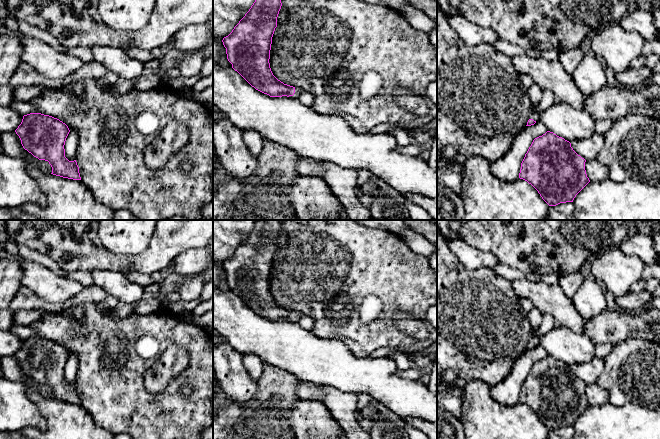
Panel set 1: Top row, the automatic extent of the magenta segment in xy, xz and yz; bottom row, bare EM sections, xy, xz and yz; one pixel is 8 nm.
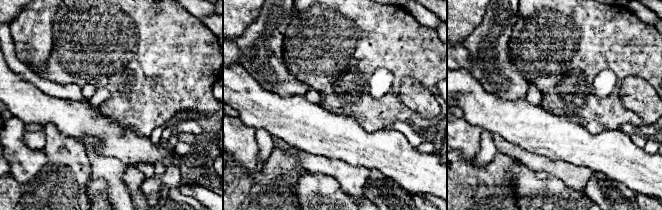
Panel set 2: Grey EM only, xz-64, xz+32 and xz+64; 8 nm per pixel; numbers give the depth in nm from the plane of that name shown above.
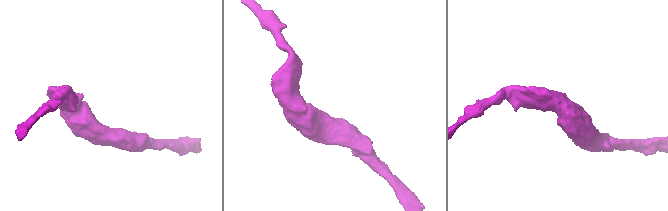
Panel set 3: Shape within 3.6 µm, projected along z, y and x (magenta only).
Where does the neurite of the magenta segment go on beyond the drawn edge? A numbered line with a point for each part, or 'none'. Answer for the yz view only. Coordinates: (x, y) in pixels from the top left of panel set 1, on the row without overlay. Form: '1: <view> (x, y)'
1: yz (533, 339)

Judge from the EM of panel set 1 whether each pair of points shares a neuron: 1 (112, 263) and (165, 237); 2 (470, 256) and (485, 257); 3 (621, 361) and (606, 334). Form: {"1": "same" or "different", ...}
{"1": "same", "2": "same", "3": "different"}

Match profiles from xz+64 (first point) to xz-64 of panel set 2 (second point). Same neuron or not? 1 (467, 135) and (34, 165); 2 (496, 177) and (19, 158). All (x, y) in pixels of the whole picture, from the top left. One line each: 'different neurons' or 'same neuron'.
1: same neuron
2: different neurons

